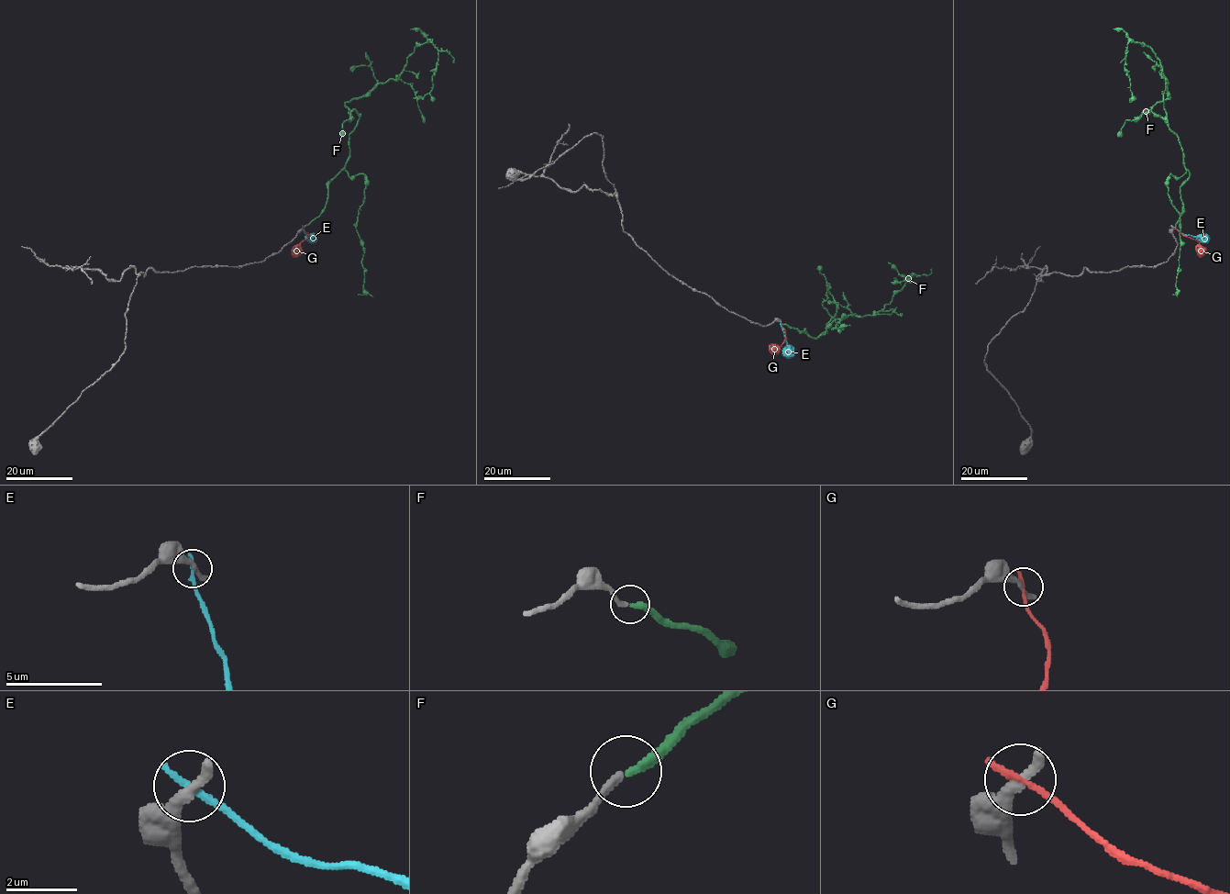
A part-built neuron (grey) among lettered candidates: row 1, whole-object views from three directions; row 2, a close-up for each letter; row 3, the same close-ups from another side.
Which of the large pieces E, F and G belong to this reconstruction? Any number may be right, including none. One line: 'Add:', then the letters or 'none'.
Add: F

